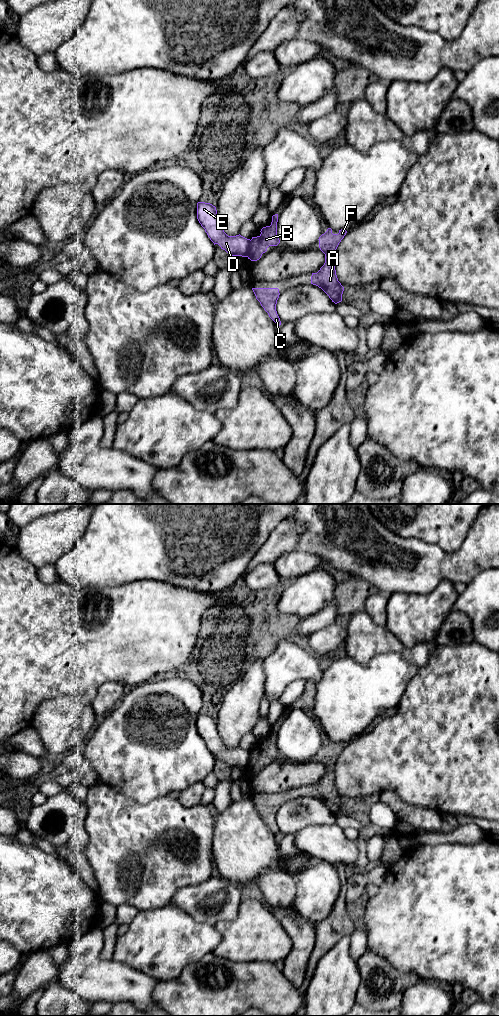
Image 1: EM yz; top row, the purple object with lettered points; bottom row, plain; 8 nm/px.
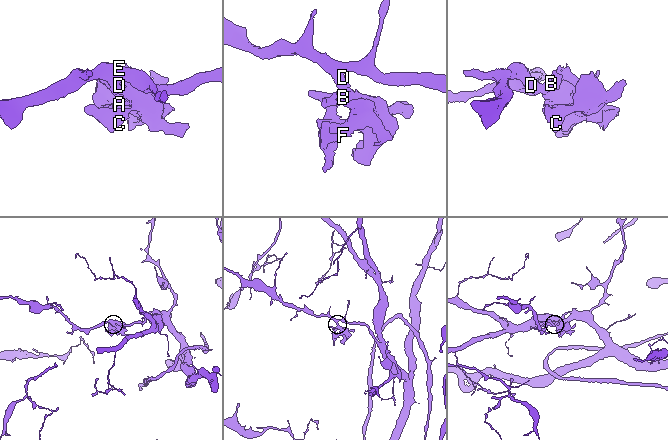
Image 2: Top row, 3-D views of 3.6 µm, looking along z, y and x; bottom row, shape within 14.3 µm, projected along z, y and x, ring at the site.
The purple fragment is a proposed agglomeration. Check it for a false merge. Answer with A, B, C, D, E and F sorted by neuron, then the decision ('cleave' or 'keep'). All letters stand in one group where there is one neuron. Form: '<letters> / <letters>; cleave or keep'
A B C F / D E; cleave

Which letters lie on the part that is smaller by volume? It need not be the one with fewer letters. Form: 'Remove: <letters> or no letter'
Remove: A, B, C, F

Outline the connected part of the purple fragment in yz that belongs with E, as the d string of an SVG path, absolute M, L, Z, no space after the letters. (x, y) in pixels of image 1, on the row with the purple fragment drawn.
M197 203L197 219L210 240L218 244L230 256L248 257L250 239L243 236L228 236L219 223L216 207L210 203Z

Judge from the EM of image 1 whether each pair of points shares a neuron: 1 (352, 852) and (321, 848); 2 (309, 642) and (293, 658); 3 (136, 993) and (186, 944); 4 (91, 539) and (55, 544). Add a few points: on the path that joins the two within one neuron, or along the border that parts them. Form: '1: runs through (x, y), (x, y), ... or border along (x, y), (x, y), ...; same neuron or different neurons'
1: runs through (344, 851), (329, 848); same neuron
2: border along (319, 628), (311, 632), (302, 644), (323, 660); different neurons
3: border along (131, 967), (153, 977), (157, 981); different neurons
4: border along (88, 521), (87, 527), (76, 542), (59, 558); different neurons

